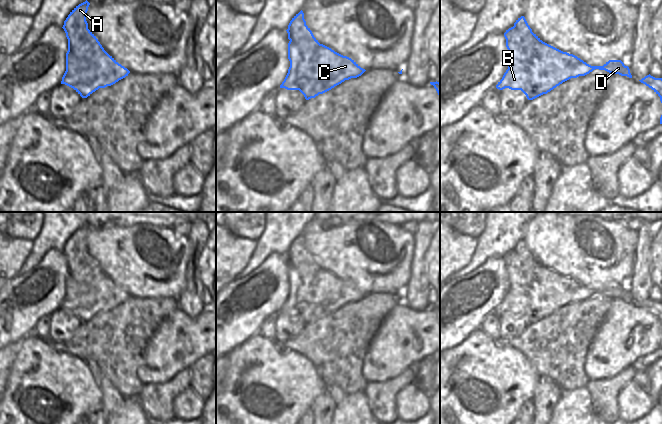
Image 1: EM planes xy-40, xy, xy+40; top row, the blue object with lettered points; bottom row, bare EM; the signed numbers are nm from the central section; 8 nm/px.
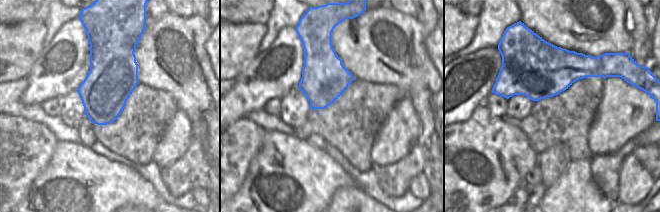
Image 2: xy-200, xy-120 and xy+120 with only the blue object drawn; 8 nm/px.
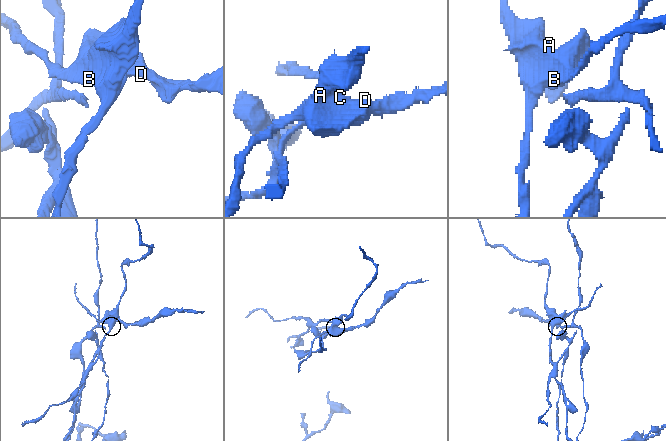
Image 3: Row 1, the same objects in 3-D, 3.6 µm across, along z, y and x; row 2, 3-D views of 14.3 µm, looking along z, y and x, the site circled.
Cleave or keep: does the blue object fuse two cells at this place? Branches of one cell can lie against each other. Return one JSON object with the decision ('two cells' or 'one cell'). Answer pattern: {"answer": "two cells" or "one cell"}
{"answer": "two cells"}

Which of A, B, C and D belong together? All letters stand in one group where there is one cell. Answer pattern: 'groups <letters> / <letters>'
groups A / B C D

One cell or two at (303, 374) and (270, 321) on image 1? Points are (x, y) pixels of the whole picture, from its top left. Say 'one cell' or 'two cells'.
two cells

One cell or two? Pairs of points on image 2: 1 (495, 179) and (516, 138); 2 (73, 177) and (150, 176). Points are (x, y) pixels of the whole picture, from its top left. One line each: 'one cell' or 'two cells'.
1: one cell
2: two cells

